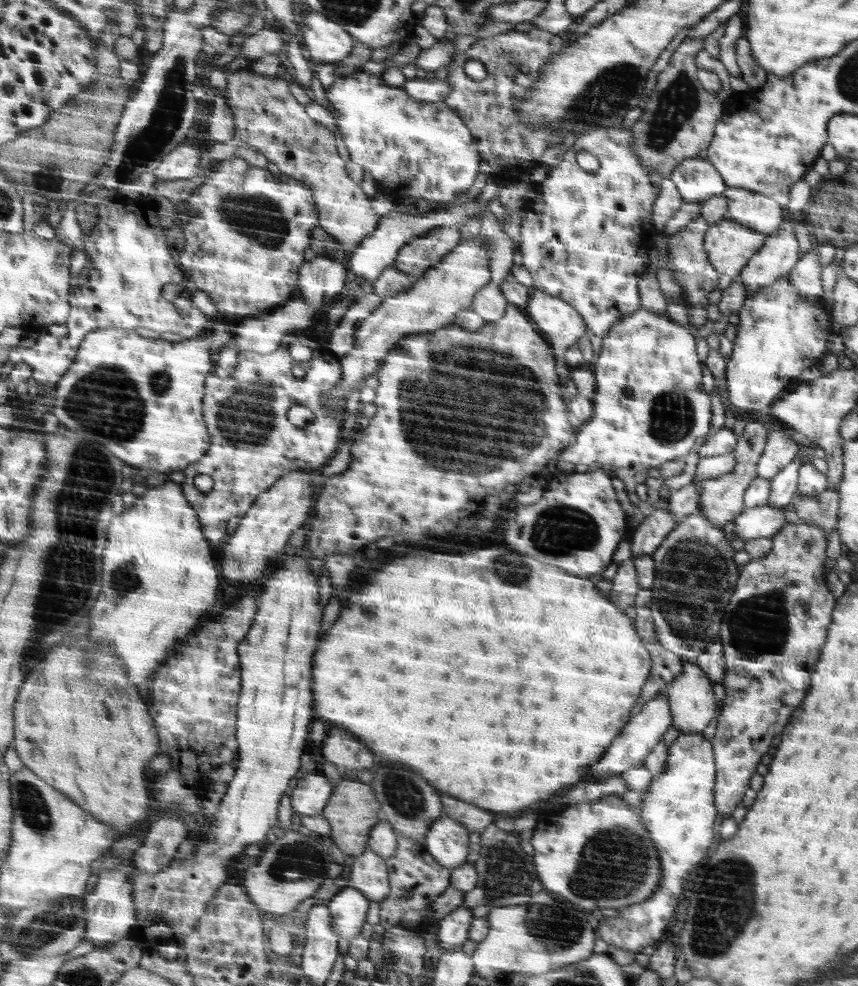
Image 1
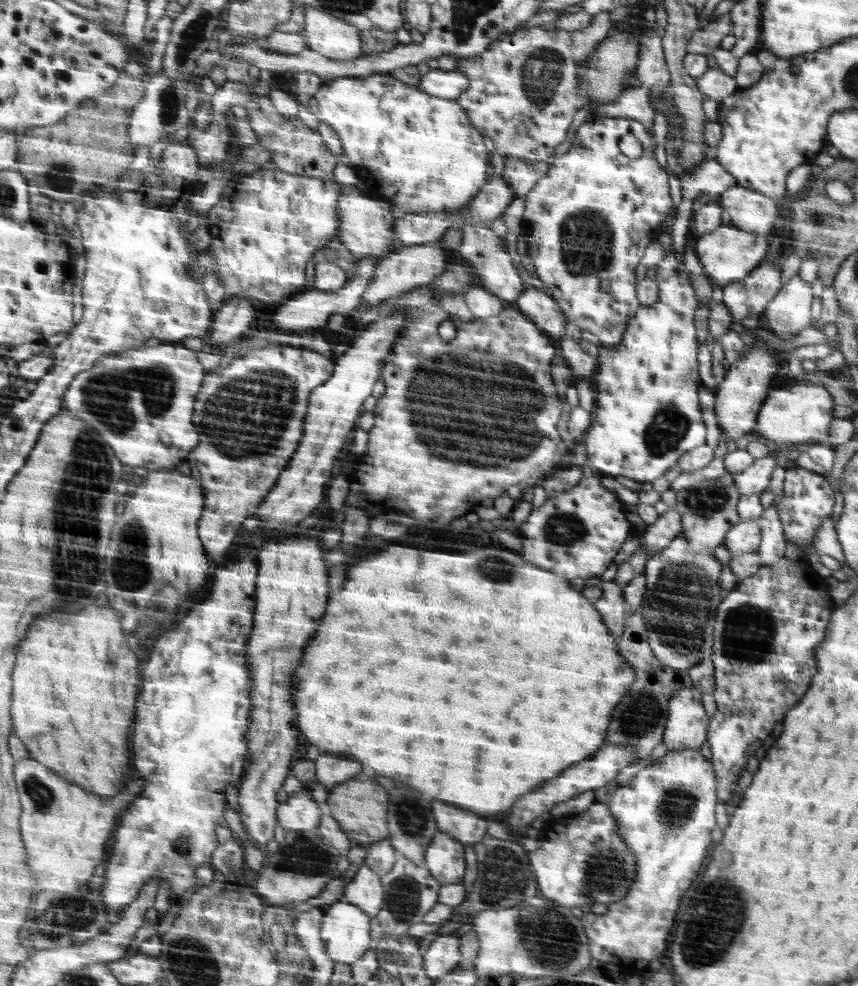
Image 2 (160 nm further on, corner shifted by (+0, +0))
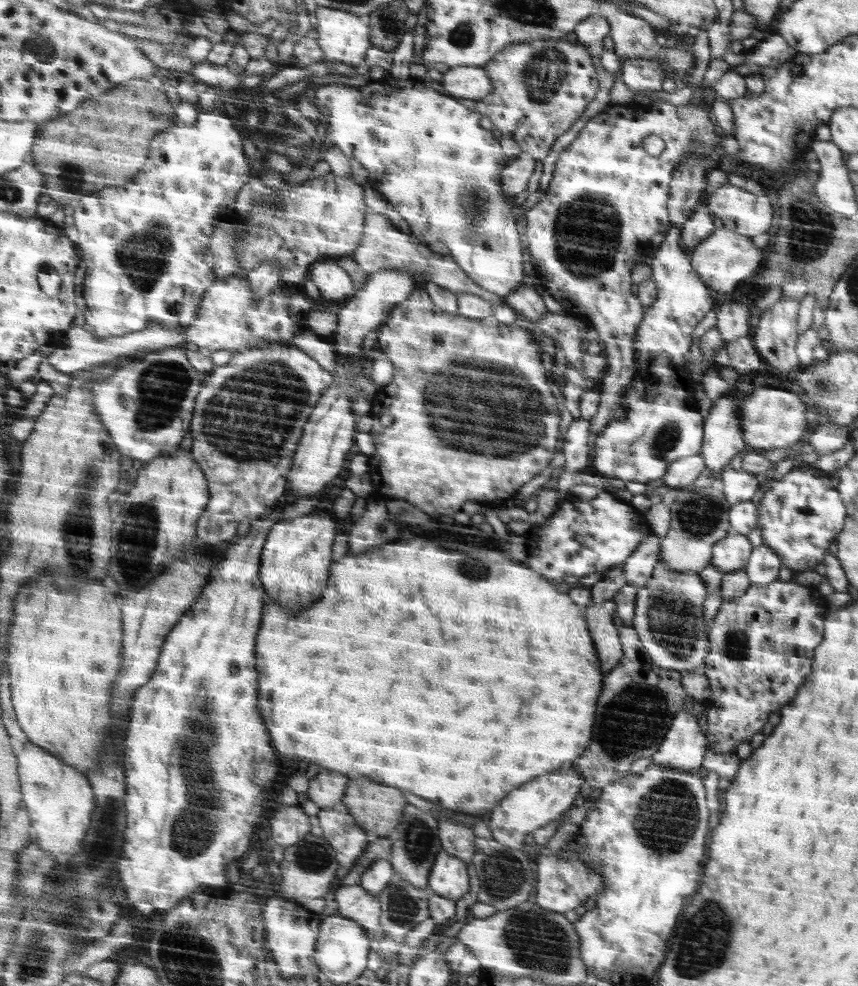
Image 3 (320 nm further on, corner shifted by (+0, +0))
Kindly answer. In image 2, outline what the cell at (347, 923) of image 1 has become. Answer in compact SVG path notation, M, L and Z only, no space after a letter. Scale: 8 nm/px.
M345 900L325 911L321 936L334 962L351 965L361 958L372 943L369 924L368 913Z

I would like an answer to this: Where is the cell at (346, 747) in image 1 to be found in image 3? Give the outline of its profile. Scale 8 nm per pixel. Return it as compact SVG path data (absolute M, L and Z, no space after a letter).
M323 768L316 777L309 780L304 798L312 800L320 809L337 807L348 790L348 776L335 770Z

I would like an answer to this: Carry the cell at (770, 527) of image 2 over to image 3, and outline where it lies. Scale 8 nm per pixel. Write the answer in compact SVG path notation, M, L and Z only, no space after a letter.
M765 544L754 548L745 571L750 584L770 584L778 579L780 559Z

